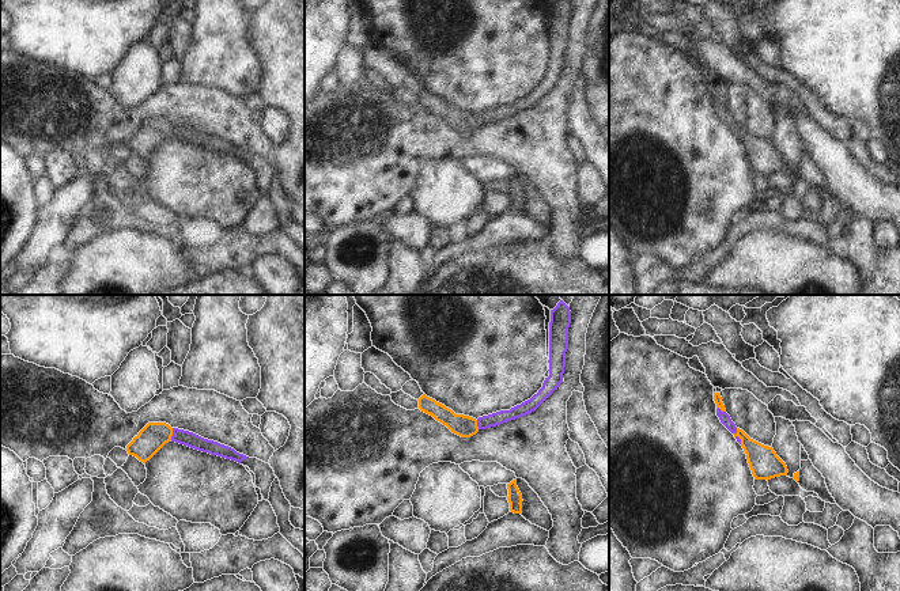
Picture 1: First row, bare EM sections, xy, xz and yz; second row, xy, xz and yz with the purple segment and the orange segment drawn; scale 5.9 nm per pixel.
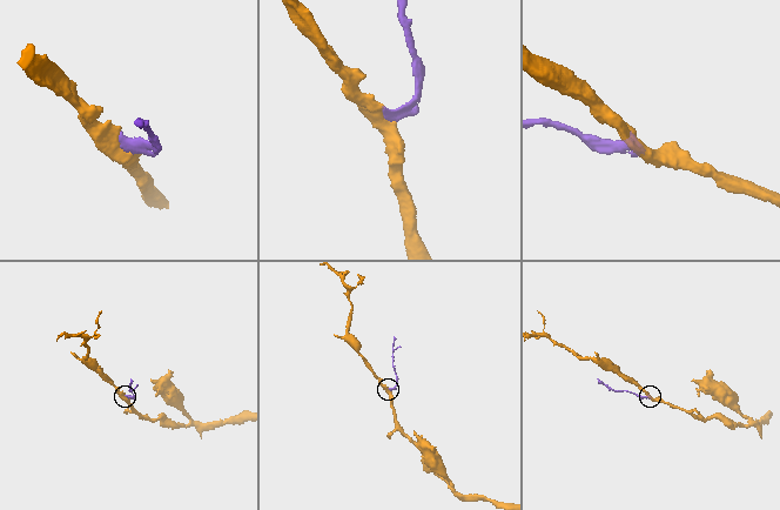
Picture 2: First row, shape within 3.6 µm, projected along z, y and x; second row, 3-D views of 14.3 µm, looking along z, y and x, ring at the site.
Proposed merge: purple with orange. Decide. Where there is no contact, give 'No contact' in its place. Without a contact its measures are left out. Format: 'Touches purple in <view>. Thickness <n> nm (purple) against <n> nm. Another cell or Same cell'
Touches purple in xy. Thickness 90 nm (purple) against 160 nm. Same cell.

